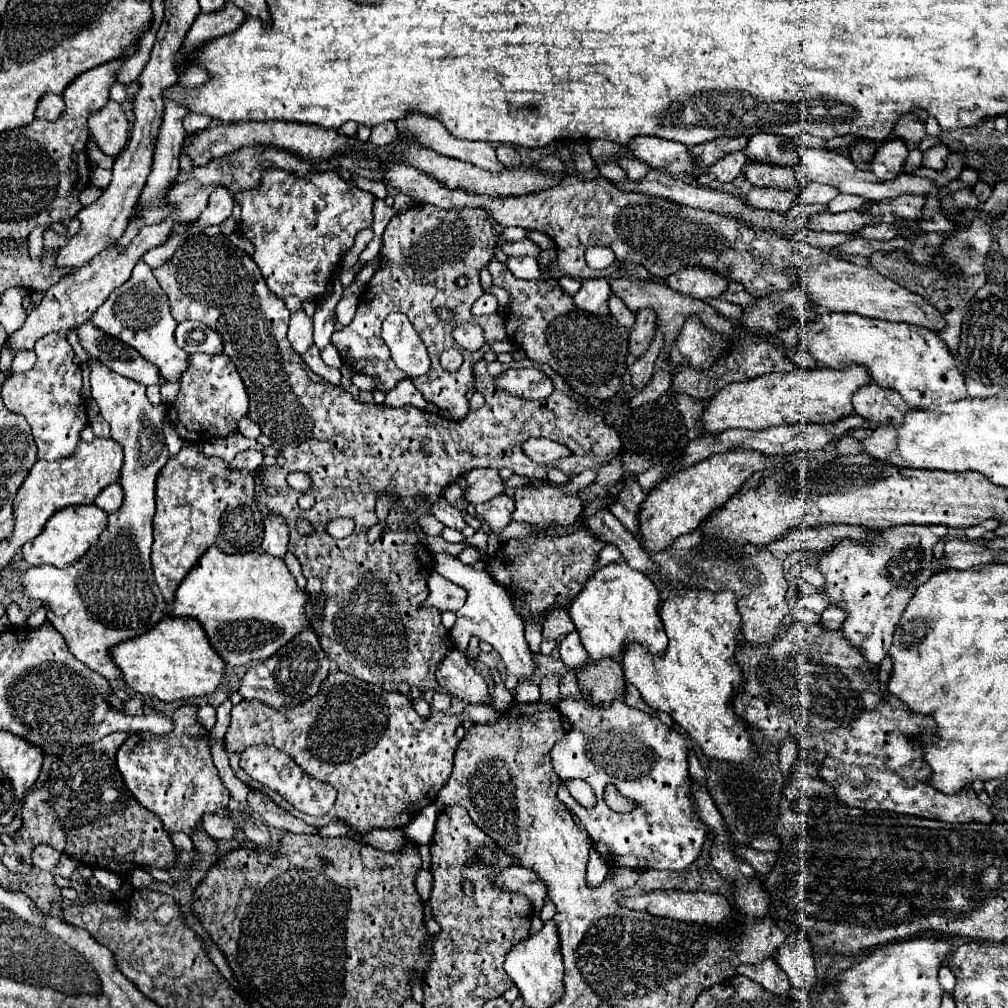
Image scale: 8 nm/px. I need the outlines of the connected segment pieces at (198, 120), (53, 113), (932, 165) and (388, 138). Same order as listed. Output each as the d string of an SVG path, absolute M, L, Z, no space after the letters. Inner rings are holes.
M188 113L184 117L184 129L188 135L194 135L198 131L204 131L210 125L210 117L208 115L200 115L200 113Z
M54 93L42 95L42 99L38 101L38 107L36 107L36 117L54 121L62 113L64 113L64 103L62 103L62 97L60 95L54 95Z
M938 143L938 145L934 145L932 149L928 149L928 151L924 153L922 165L928 167L928 169L934 169L934 171L942 171L944 165L946 165L948 155L950 155L950 149L948 149L944 143Z
M386 121L386 123L380 123L380 125L374 125L374 127L372 127L370 143L378 145L378 147L384 147L384 145L392 143L392 139L394 139L396 135L398 135L396 123L392 123L392 121Z

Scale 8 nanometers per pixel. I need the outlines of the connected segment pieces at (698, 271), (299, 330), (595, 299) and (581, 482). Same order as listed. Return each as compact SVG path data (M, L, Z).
M684 267L682 271L676 271L672 277L668 277L666 285L694 299L710 299L720 297L720 293L728 289L728 279L724 275L718 275L718 271L706 271L702 267Z
M302 309L292 311L290 315L288 341L298 353L304 353L312 345L312 319Z
M584 279L580 291L574 295L578 309L584 309L594 315L608 315L608 299L612 291L606 279Z
M586 469L579 475L572 477L568 483L565 483L564 485L556 485L560 489L562 489L564 492L568 493L577 493L582 488L587 487L589 484L591 484L596 478L596 474L591 469Z

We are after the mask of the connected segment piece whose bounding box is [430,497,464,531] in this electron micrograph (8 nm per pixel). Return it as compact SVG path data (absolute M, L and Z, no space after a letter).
M440 497L432 507L430 507L430 513L446 527L452 527L456 531L464 529L464 519L462 519L462 513L446 501L446 497Z

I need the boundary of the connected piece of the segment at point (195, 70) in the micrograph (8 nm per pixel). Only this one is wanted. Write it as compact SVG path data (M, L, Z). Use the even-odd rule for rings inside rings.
M188 65L186 71L182 71L182 77L180 77L180 81L182 81L188 89L192 89L192 87L202 87L208 79L210 79L208 71L206 71L204 67L200 67L200 65Z

